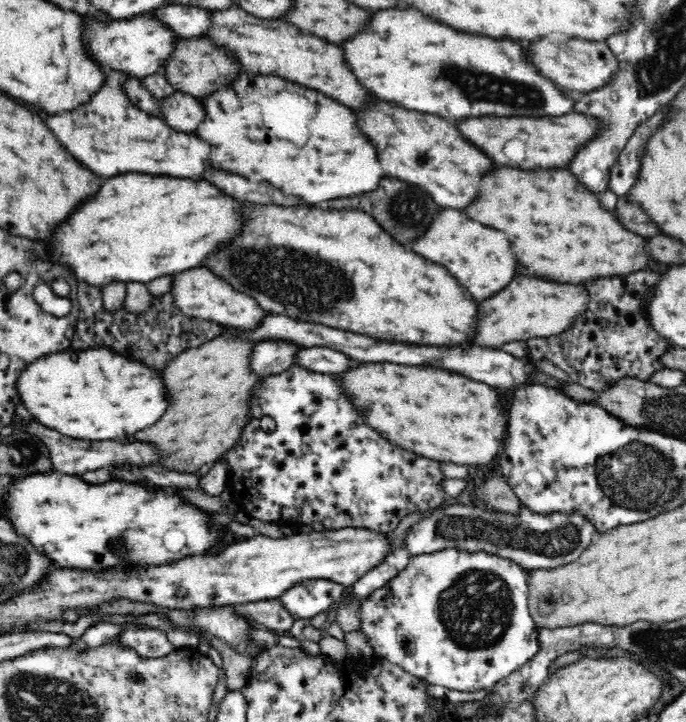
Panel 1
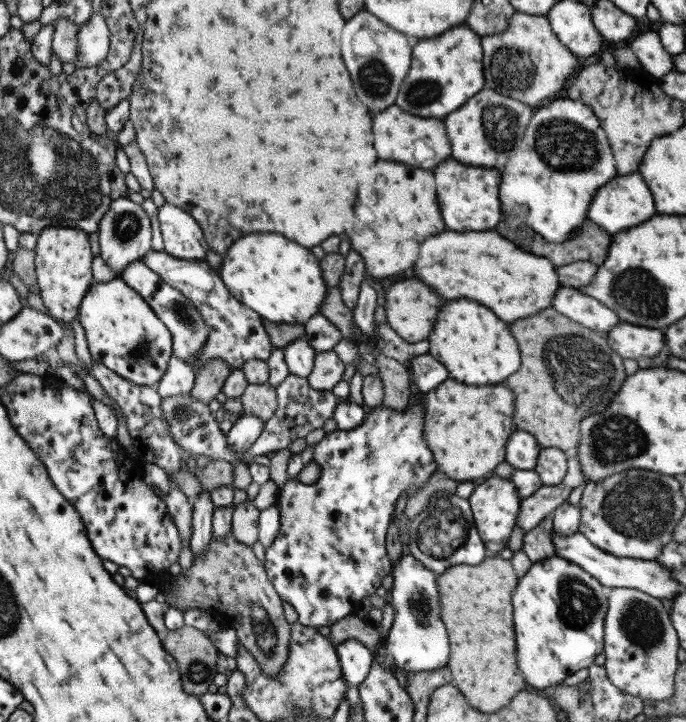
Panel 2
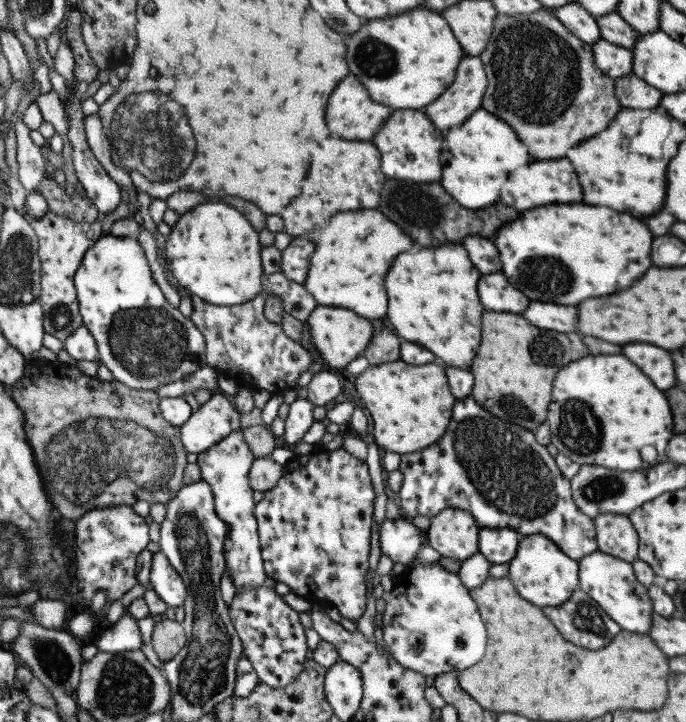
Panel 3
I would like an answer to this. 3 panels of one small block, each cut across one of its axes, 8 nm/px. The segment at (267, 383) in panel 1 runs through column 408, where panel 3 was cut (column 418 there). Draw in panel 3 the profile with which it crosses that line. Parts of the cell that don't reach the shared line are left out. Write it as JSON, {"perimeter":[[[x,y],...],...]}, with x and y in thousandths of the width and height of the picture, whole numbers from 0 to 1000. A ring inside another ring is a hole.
{"perimeter":[[[666,551],[657,565],[652,596],[640,612],[622,618],[620,623],[587,629],[582,651],[587,657],[587,670],[579,684],[579,698],[590,715],[622,715],[628,720],[652,704],[678,706],[692,717],[698,731],[742,731],[757,742],[792,740],[838,778],[870,762],[864,717],[853,715],[835,695],[832,670],[818,659],[797,623],[777,609],[774,598],[716,576],[687,551]]]}

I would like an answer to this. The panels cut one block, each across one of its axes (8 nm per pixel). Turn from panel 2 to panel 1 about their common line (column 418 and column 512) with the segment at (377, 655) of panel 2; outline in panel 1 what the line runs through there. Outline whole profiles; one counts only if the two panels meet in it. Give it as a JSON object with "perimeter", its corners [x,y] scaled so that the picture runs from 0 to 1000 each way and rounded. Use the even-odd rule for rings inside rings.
{"perimeter":[[[650,759],[650,762],[633,765],[633,767],[601,770],[598,781],[580,798],[574,798],[569,806],[563,806],[563,812],[545,817],[536,828],[528,831],[522,853],[525,853],[525,875],[536,884],[539,895],[545,898],[545,906],[569,914],[571,920],[580,920],[583,925],[589,925],[592,931],[598,931],[606,939],[621,942],[624,947],[638,947],[638,950],[650,950],[656,956],[671,956],[671,958],[714,956],[726,945],[738,942],[749,928],[758,928],[758,922],[764,922],[770,914],[776,914],[787,900],[784,870],[781,870],[781,861],[770,842],[770,795],[752,778],[746,778],[741,773],[729,773],[723,767],[711,767],[711,765],[688,767],[685,762],[665,762],[665,759],[653,762]]]}

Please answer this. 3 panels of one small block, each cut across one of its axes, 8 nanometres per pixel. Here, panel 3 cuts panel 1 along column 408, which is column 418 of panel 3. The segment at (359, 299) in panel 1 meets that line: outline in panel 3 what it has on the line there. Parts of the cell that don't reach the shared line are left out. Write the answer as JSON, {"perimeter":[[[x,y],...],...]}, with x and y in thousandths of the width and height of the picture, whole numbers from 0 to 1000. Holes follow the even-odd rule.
{"perimeter":[[[631,341],[617,343],[608,352],[587,352],[564,385],[564,402],[570,402],[570,429],[564,443],[576,463],[593,474],[617,479],[646,504],[681,512],[698,479],[701,465],[701,427],[695,391],[701,377],[684,360],[678,341]]]}

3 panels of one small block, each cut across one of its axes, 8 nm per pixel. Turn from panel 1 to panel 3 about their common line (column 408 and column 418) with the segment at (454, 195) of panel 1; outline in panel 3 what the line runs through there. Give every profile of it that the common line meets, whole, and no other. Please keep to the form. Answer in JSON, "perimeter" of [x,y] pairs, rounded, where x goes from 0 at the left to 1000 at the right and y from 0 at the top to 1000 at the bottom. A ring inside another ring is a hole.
{"perimeter":[[[576,152],[576,163],[552,180],[552,191],[547,191],[544,199],[558,208],[558,235],[564,235],[564,247],[622,255],[637,252],[643,241],[643,191],[643,183],[617,152]]]}

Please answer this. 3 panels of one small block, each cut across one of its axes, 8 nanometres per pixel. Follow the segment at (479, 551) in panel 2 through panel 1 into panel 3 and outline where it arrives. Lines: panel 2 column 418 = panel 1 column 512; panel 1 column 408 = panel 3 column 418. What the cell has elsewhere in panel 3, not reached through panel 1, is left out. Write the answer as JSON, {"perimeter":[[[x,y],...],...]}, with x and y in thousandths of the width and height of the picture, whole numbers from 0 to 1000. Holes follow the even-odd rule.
{"perimeter":[[[561,717],[552,737],[552,753],[555,767],[564,767],[573,781],[585,778],[593,784],[596,778],[605,778],[605,770],[622,753],[622,737],[614,737],[602,723],[590,723],[587,717]]]}

